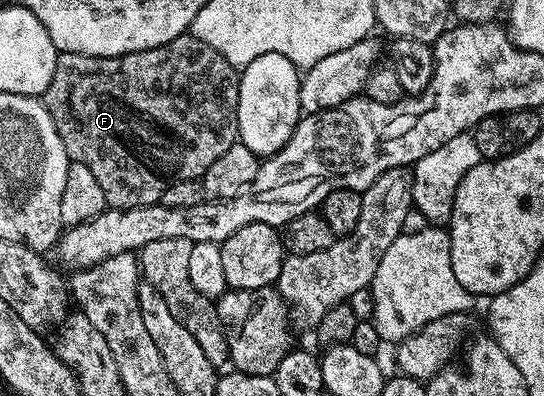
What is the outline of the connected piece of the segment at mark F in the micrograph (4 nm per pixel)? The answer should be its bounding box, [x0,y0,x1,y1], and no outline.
[44,32,239,210]

